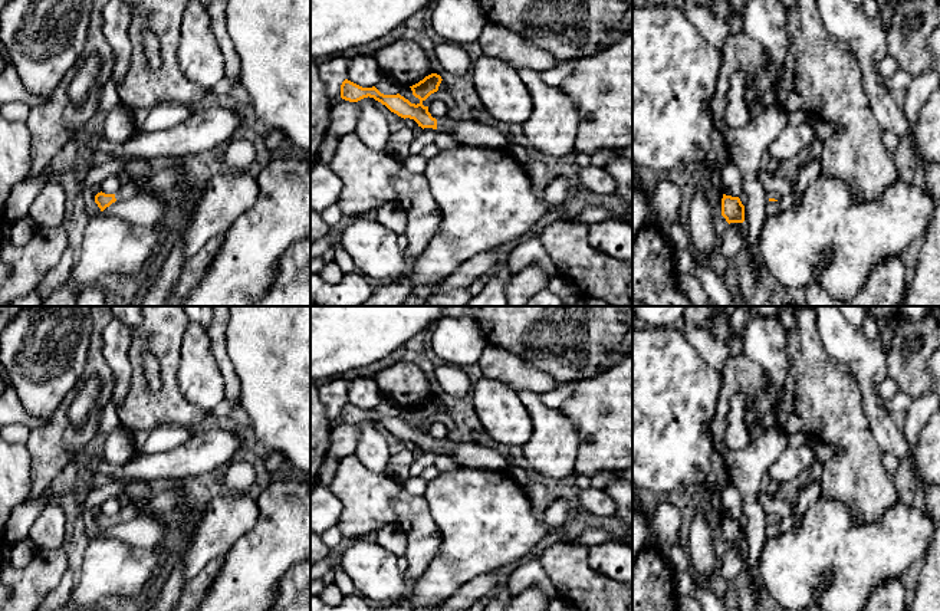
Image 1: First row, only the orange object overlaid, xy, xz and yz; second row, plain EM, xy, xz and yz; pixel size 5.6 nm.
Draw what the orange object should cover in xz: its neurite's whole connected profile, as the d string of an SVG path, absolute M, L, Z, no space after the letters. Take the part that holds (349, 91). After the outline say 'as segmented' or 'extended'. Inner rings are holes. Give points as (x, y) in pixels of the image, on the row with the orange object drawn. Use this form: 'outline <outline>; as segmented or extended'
outline M431 73L425 76L418 83L410 86L413 91L413 95L420 99L420 102L411 104L408 99L397 95L384 95L381 93L375 86L372 88L362 88L348 79L345 79L341 85L341 98L349 102L358 102L364 98L374 98L375 101L385 105L391 112L397 114L401 118L410 118L414 119L418 127L424 128L433 128L441 132L453 132L454 122L453 119L443 118L436 119L428 112L428 106L424 106L423 102L434 92L438 91L438 86L441 83L441 76L437 73Z; extended

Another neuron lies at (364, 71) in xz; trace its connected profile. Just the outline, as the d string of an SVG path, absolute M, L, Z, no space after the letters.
M364 55L364 56L355 56L351 59L349 68L346 72L348 81L362 88L372 88L382 78L384 78L384 73L374 56Z

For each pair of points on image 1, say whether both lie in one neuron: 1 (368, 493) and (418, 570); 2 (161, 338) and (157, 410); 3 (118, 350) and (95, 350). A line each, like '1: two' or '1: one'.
1: one
2: one
3: two

